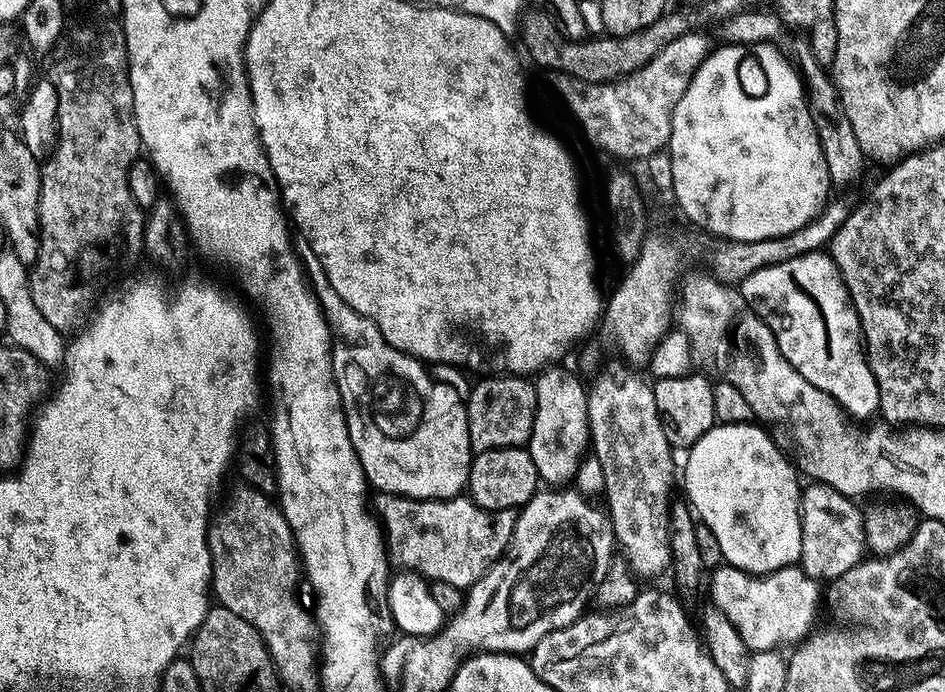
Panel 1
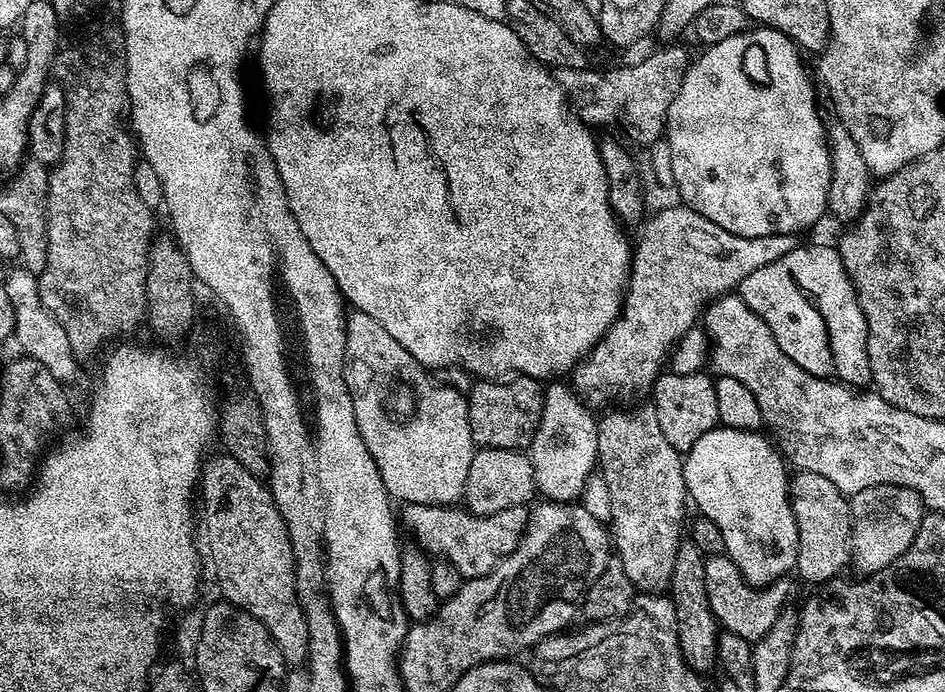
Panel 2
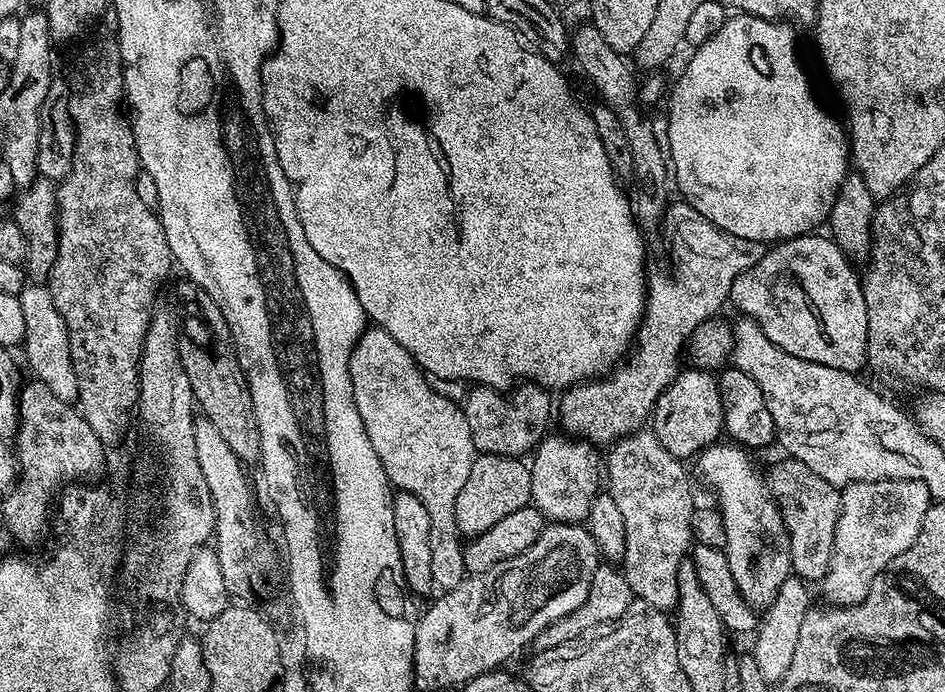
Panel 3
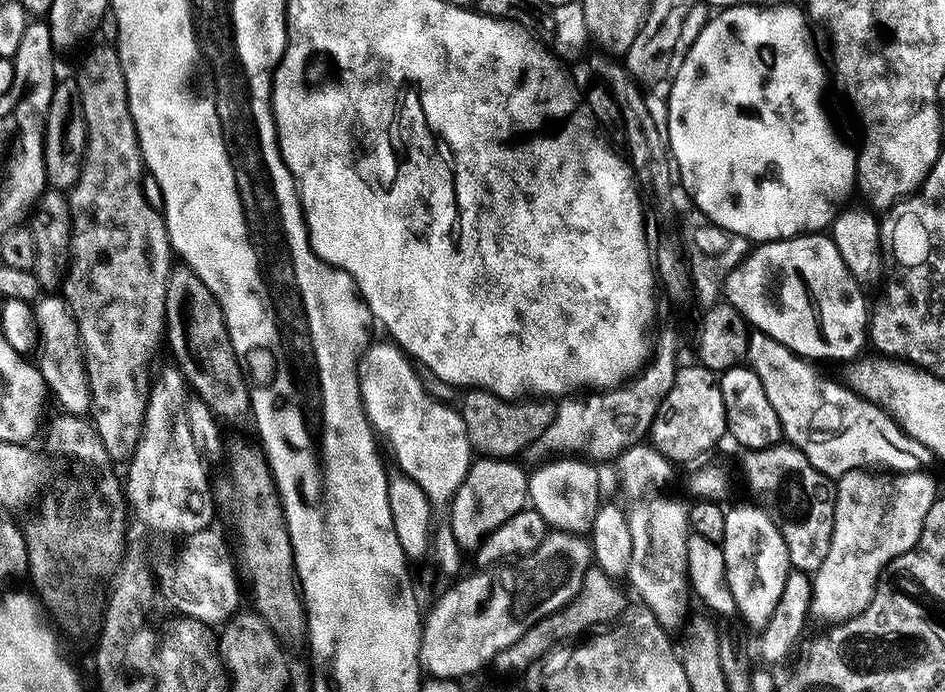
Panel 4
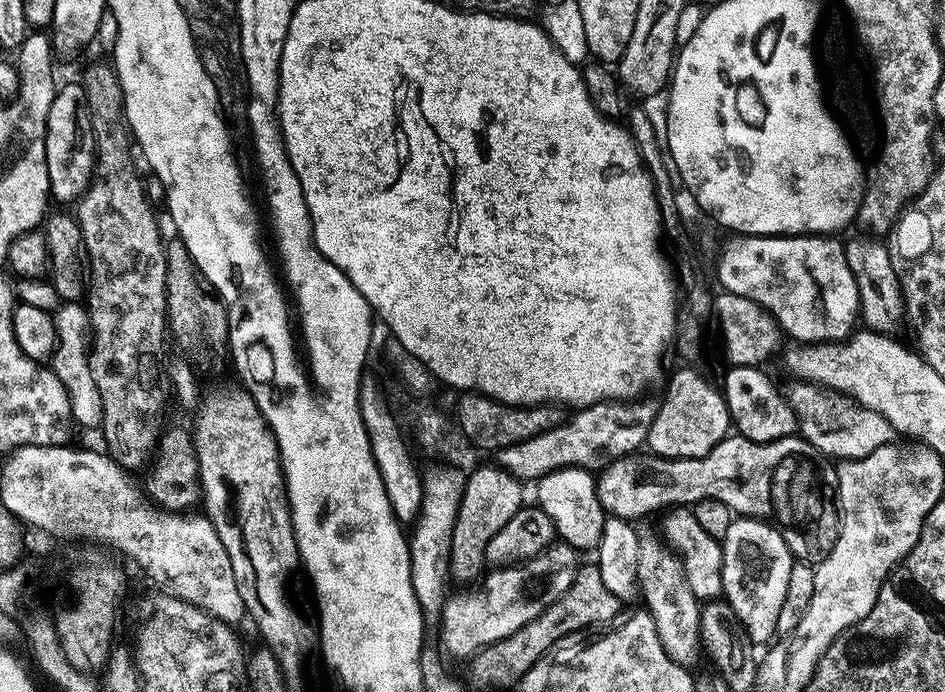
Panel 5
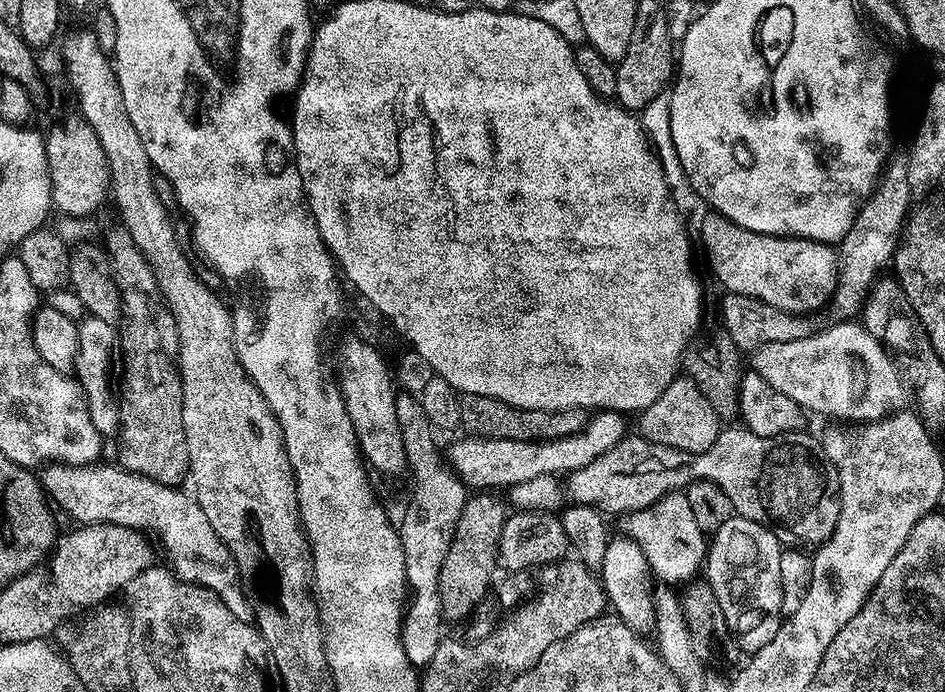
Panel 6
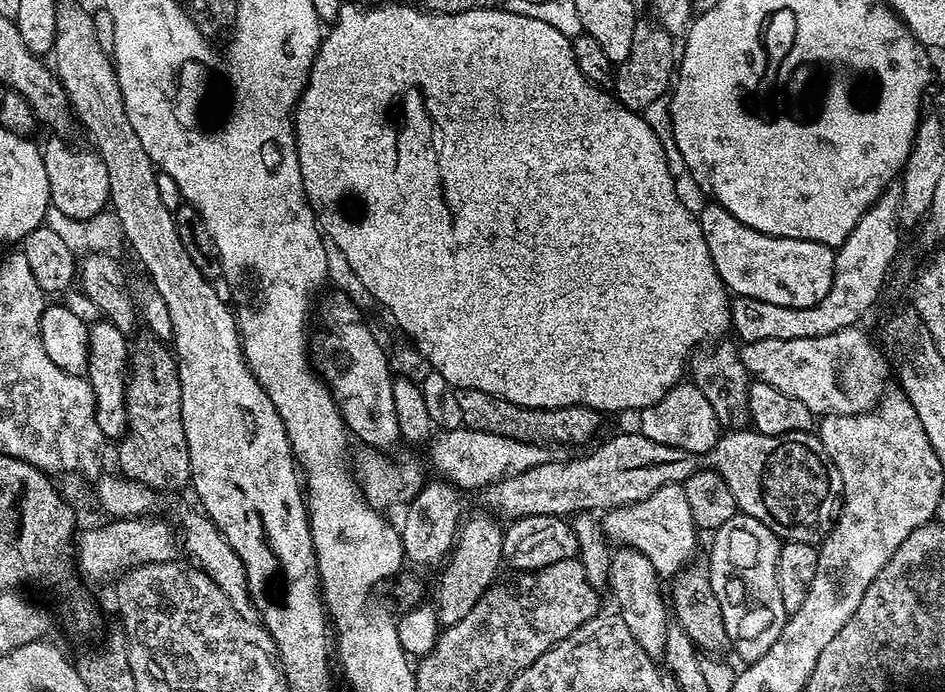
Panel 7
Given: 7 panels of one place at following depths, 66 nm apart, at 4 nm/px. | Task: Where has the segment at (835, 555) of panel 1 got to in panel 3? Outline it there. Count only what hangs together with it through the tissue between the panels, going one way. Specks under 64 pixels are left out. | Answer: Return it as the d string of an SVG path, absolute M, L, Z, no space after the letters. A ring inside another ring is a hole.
M784 458L772 472L770 492L784 519L784 529L788 531L788 543L792 546L792 572L805 582L823 581L830 566L834 534L840 517L840 492L837 485L814 474L810 466Z

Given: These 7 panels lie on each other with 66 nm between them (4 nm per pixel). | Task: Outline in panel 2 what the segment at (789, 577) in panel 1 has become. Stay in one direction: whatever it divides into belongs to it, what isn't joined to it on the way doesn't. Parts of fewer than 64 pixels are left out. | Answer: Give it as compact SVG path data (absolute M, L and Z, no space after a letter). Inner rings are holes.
M727 554L709 556L704 565L710 610L716 615L721 629L738 634L738 638L746 638L749 642L761 640L774 626L778 613L785 607L784 599L788 596L788 588L784 582L767 586L748 584Z

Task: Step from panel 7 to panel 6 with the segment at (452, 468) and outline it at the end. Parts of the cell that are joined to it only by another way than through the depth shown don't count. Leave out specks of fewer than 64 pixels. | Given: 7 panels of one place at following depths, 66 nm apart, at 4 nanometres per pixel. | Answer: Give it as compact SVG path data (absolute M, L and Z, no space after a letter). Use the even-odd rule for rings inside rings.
M600 410L596 416L587 421L584 427L579 428L574 434L557 440L531 440L530 442L514 442L513 440L482 440L478 436L465 435L450 452L450 463L460 475L461 480L472 490L500 490L496 488L511 489L514 484L530 482L530 478L543 476L557 477L560 472L574 474L594 458L602 458L618 442L629 435L630 428L626 421L625 413Z

